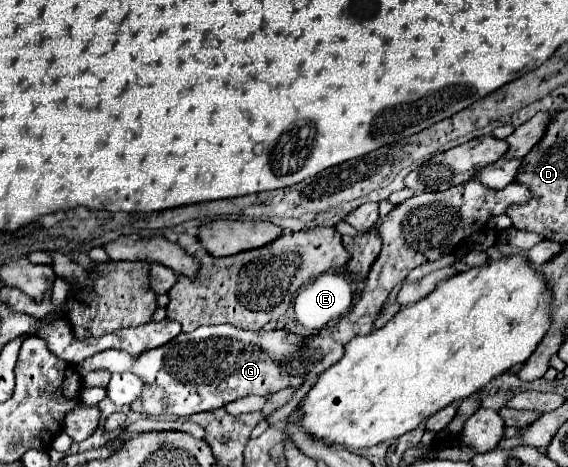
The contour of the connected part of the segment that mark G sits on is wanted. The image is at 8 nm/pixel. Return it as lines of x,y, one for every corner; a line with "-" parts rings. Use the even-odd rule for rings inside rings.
468,181
466,185
450,187
448,191
420,193
404,203
396,205
380,223
382,251
376,257
366,277
362,297
352,309
330,327
320,329
316,335
300,337
286,329
274,331
244,331
234,325
210,325
198,327
190,333
180,333
164,347
144,351
138,359
132,359
126,351
100,351
92,359
74,365
81,377
98,369
106,371
132,371
144,381
140,395
140,411
146,415
194,415
202,411
220,409
224,403
246,395
270,395
284,387
300,387
306,381
314,381
322,371
332,367
344,355
346,343
356,335
368,335
372,323
394,285
402,283
406,275
426,263
436,261
444,253
458,251
472,231
478,231
490,217
502,215
512,203
526,203
530,191
524,185
510,183
508,187
494,191
480,183

